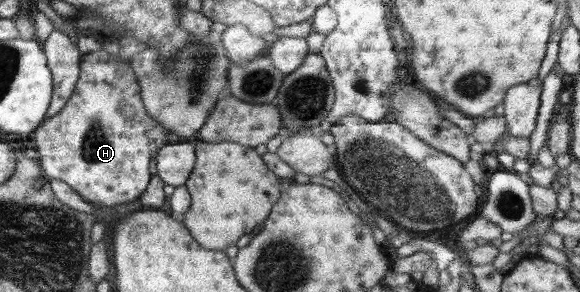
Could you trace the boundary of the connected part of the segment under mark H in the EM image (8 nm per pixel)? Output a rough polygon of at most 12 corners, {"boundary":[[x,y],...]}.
{"boundary":[[83,54],[35,130],[47,180],[113,207],[145,192],[169,130],[133,68]]}

